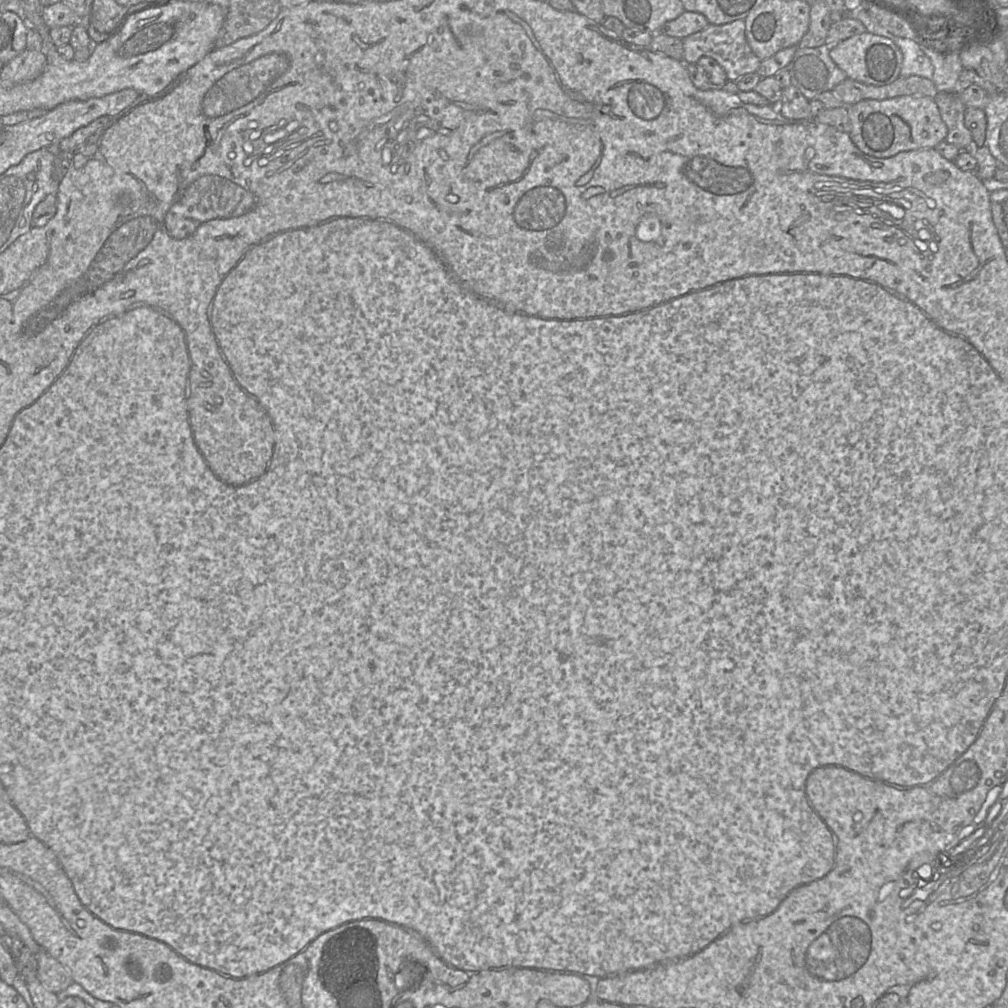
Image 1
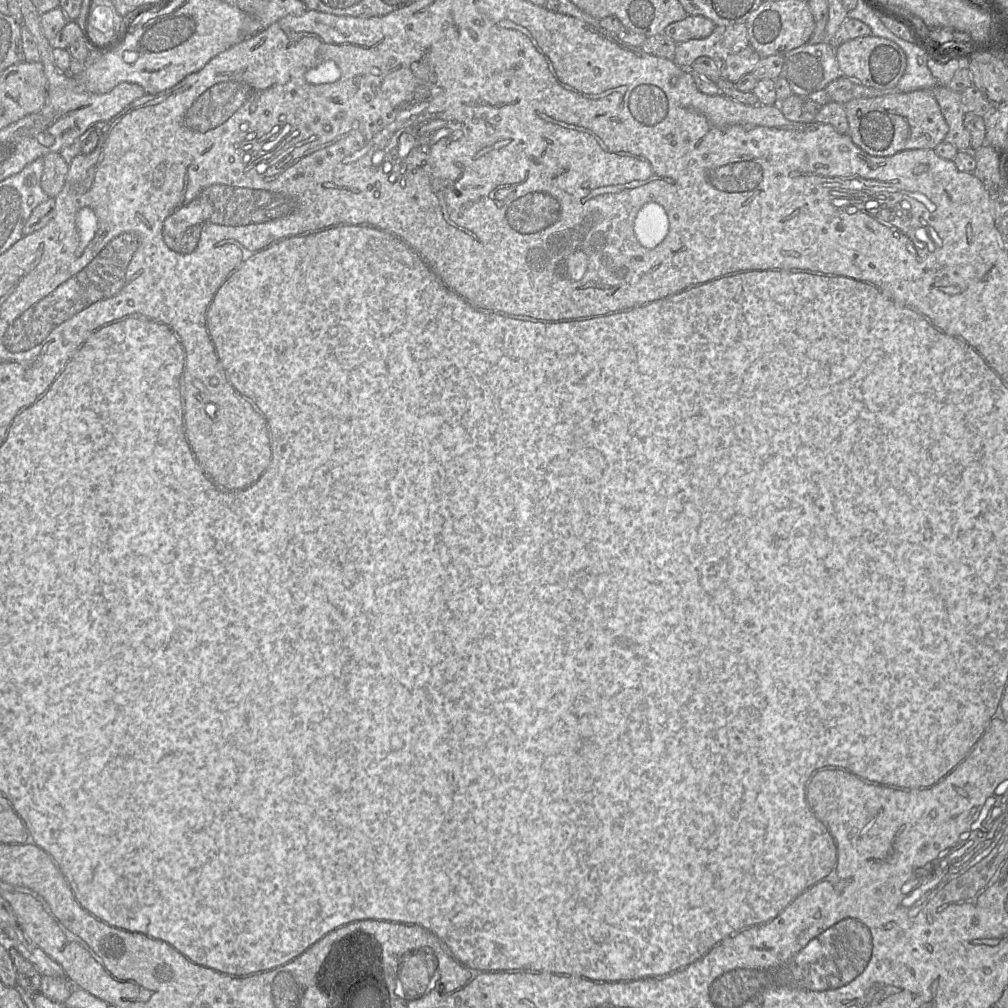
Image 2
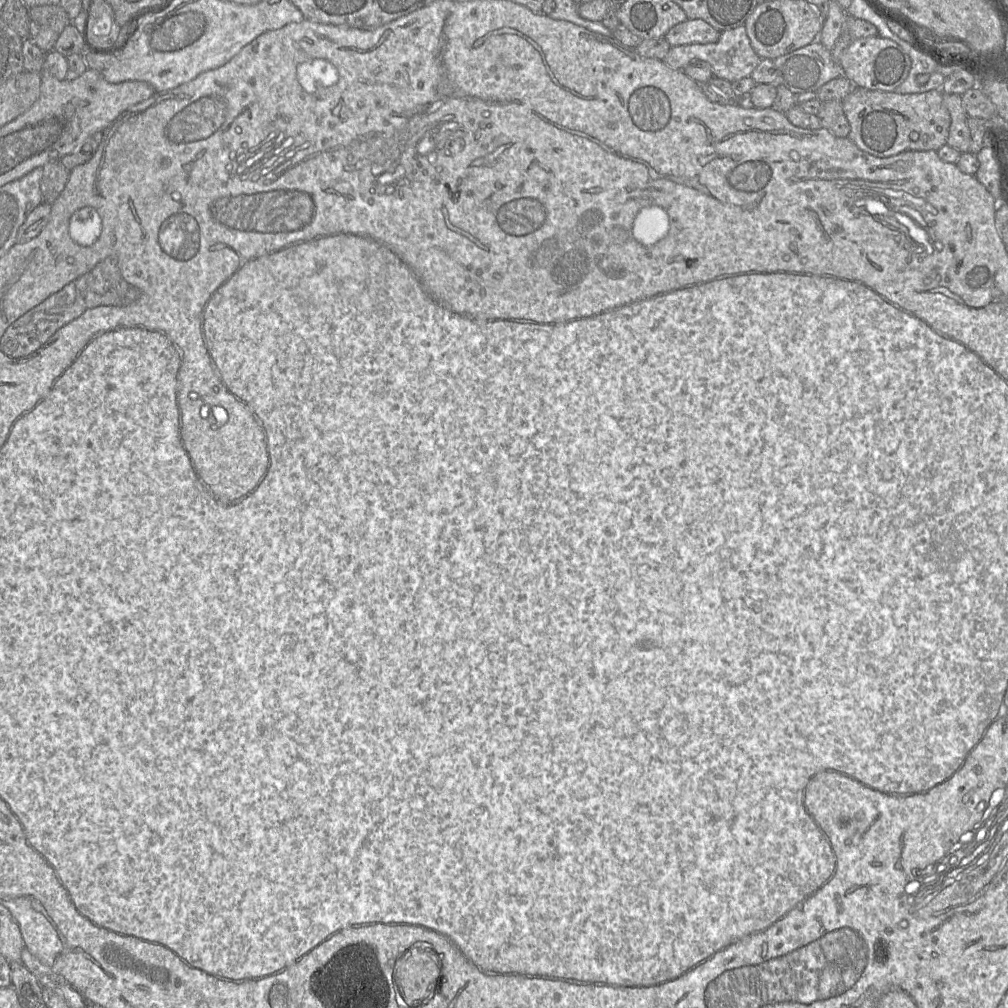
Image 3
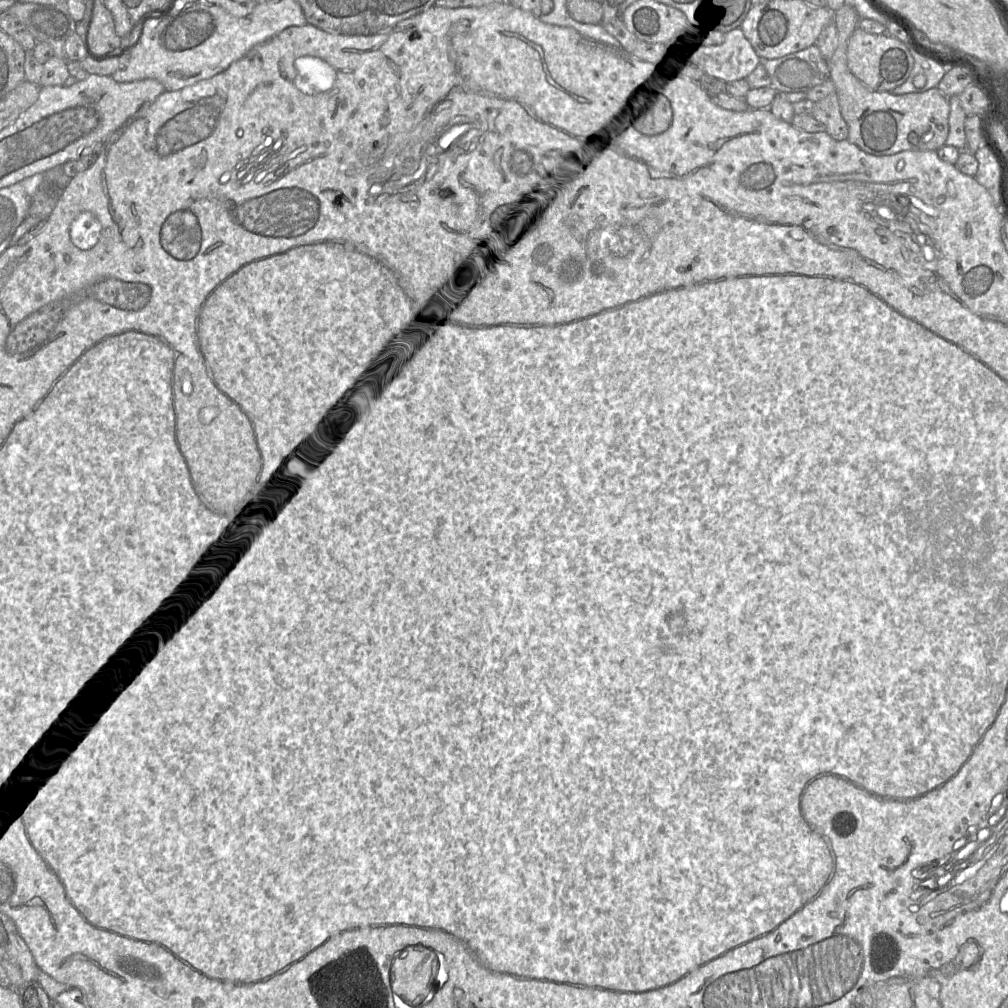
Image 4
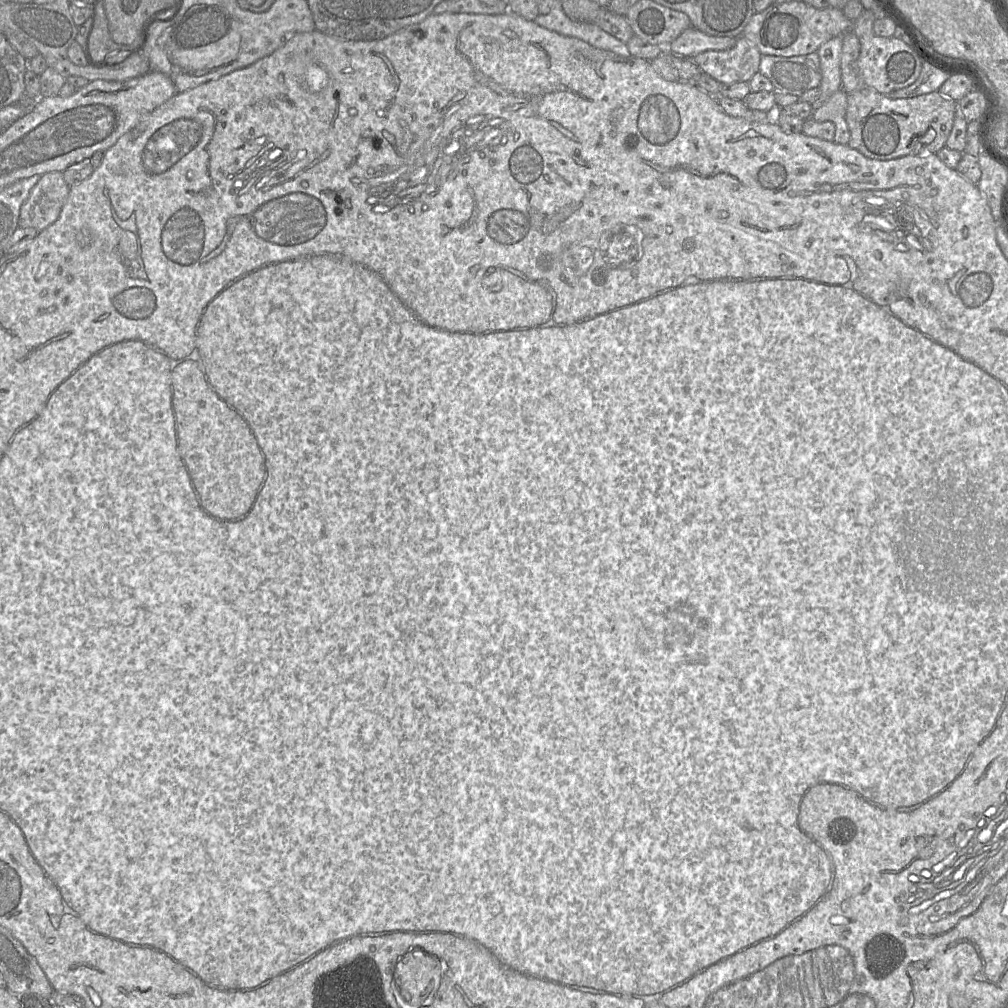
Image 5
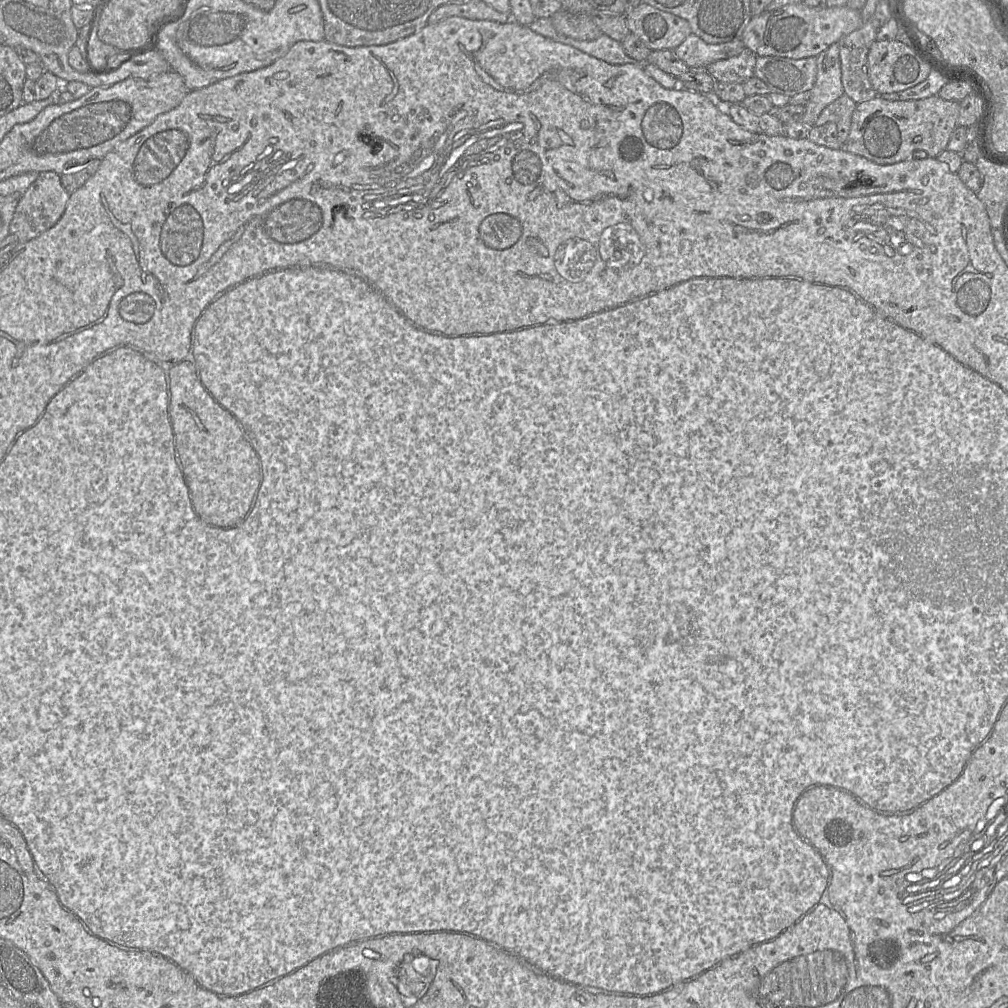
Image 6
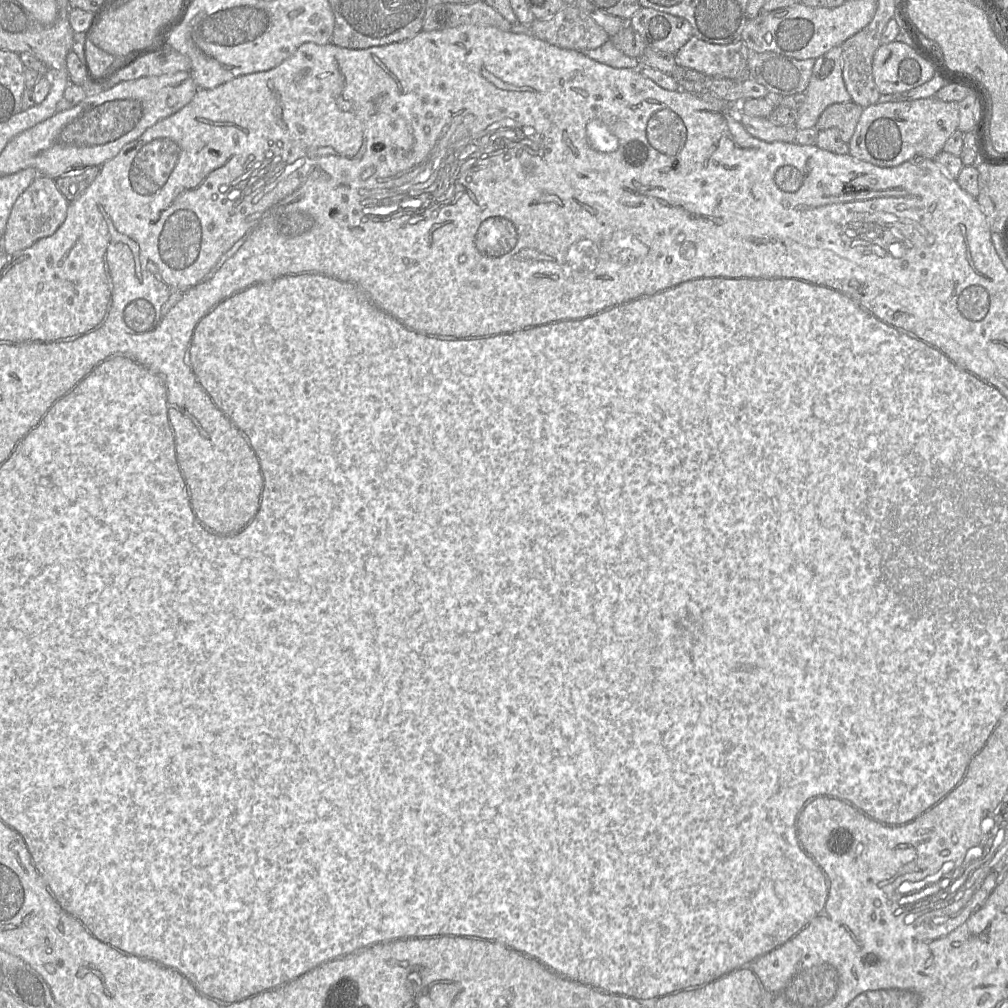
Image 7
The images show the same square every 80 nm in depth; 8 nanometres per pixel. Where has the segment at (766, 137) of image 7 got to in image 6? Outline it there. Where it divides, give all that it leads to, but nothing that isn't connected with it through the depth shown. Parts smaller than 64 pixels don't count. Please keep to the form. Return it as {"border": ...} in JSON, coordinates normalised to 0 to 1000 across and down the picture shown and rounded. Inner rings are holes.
{"border":[[[736,102],[717,104],[720,105],[720,110],[726,119],[744,131],[761,135],[779,134],[778,123],[768,112],[750,114],[744,111]]]}

